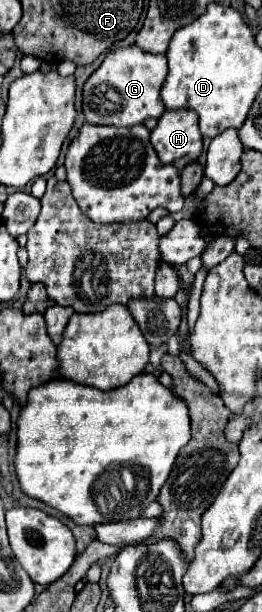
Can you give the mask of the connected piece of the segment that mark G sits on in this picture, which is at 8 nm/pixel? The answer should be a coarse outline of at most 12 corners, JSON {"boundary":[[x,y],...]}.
{"boundary":[[109,52],[83,86],[85,122],[163,114],[165,56]]}

